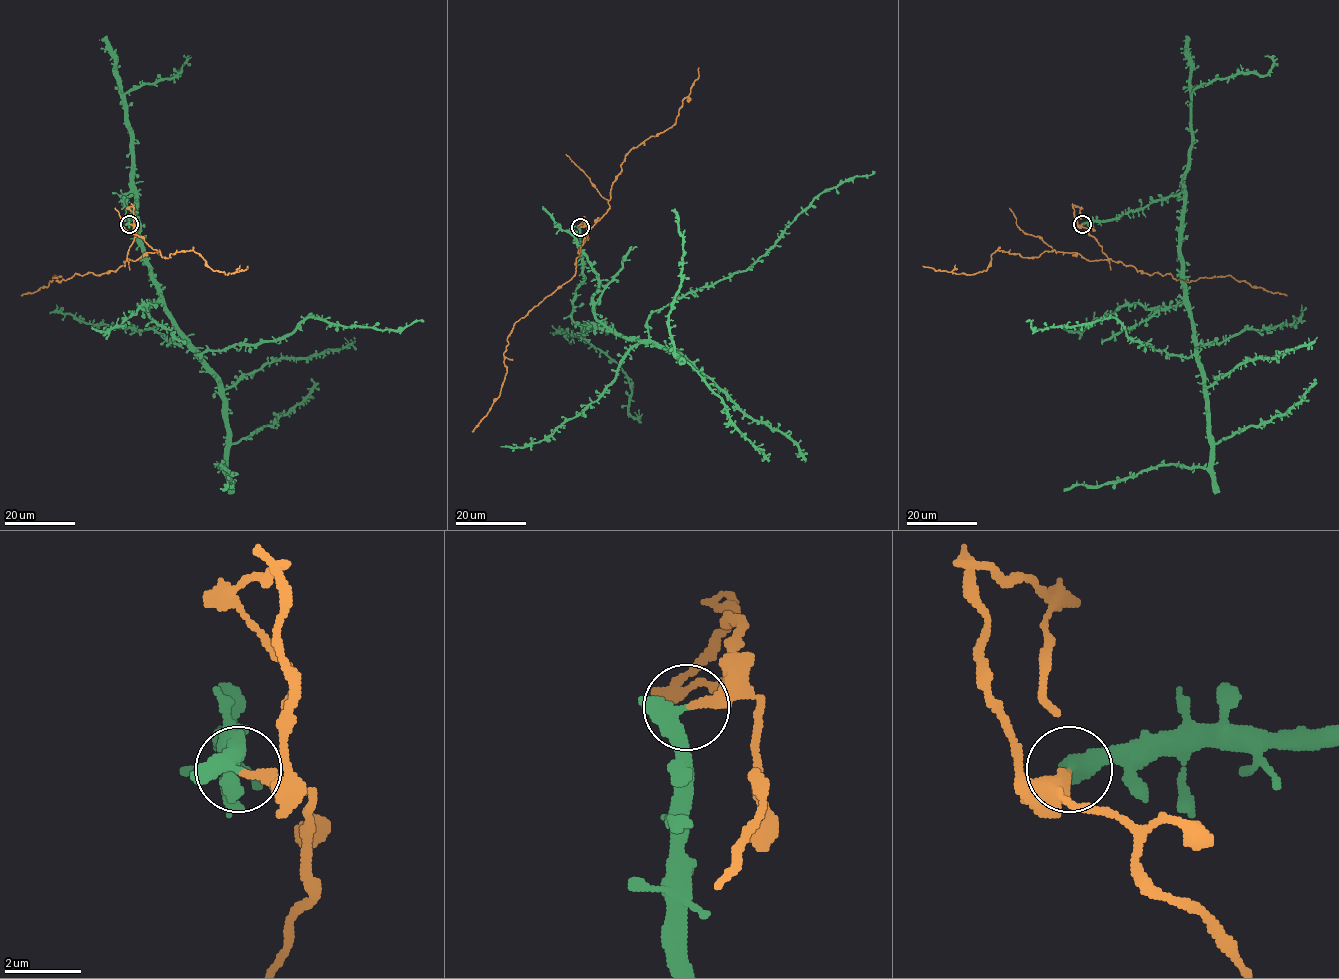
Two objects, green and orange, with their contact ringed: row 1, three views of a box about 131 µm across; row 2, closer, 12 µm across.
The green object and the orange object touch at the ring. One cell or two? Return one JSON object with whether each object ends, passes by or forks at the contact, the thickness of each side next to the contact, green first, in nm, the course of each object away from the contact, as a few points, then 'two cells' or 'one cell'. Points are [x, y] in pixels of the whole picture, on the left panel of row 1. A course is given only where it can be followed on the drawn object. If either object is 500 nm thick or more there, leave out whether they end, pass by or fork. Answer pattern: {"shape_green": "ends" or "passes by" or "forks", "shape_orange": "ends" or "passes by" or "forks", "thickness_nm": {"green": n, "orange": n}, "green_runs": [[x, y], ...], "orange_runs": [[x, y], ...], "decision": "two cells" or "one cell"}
{"shape_green": "passes by", "shape_orange": "ends", "thickness_nm": {"green": 360, "orange": 280}, "green_runs": [[129, 224], [128, 193], [158, 300], [196, 357], [280, 340], [307, 317], [385, 330], [423, 321]], "orange_runs": [[129, 224], [136, 227], [129, 259], [158, 250], [171, 257], [194, 250], [224, 273], [247, 265]], "decision": "two cells"}

